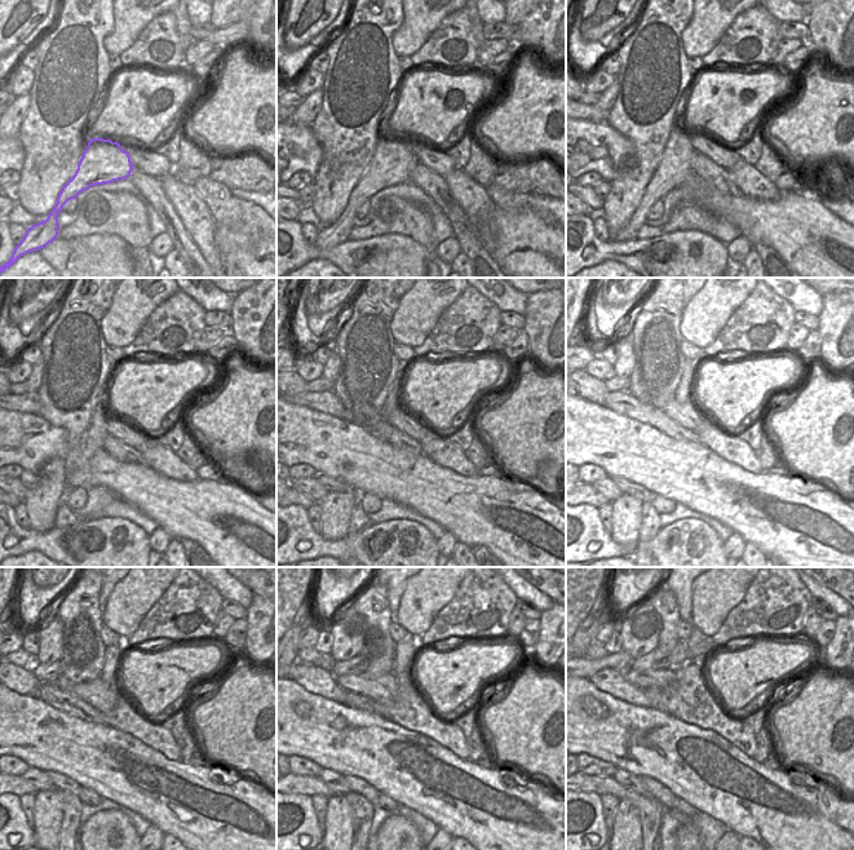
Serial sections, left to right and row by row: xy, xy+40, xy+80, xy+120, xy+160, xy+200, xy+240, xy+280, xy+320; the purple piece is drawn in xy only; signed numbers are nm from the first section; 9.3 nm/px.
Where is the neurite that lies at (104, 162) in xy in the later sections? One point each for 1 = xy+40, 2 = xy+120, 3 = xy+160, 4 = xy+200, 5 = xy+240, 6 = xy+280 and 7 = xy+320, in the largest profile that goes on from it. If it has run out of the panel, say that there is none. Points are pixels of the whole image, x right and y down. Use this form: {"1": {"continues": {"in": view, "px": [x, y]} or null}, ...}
{"1": {"continues": {"in": "xy+40", "px": [393, 162]}}, "2": {"continues": {"in": "xy+120", "px": [93, 441]}}, "3": {"continues": {"in": "xy+160", "px": [394, 393]}}, "4": {"continues": {"in": "xy+200", "px": [689, 375]}}, "5": {"continues": {"in": "xy+240", "px": [114, 654]}}, "6": {"continues": {"in": "xy+280", "px": [403, 655]}}, "7": {"continues": {"in": "xy+320", "px": [697, 636]}}}

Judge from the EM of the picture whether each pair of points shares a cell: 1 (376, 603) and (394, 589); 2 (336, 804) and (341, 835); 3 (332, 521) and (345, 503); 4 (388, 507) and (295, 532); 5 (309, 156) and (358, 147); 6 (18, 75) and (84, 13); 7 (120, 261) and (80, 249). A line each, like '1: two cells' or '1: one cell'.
1: two cells
2: one cell
3: one cell
4: two cells
5: two cells
6: two cells
7: one cell

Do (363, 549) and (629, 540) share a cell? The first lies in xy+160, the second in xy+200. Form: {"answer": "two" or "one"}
{"answer": "two"}

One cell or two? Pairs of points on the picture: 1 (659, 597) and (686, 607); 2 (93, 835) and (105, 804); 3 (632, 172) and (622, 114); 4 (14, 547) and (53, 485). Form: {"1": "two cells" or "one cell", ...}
{"1": "two cells", "2": "two cells", "3": "one cell", "4": "two cells"}

